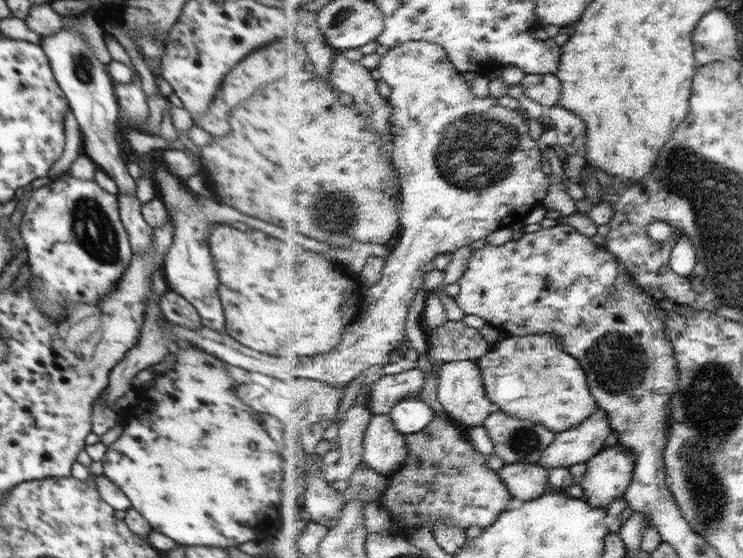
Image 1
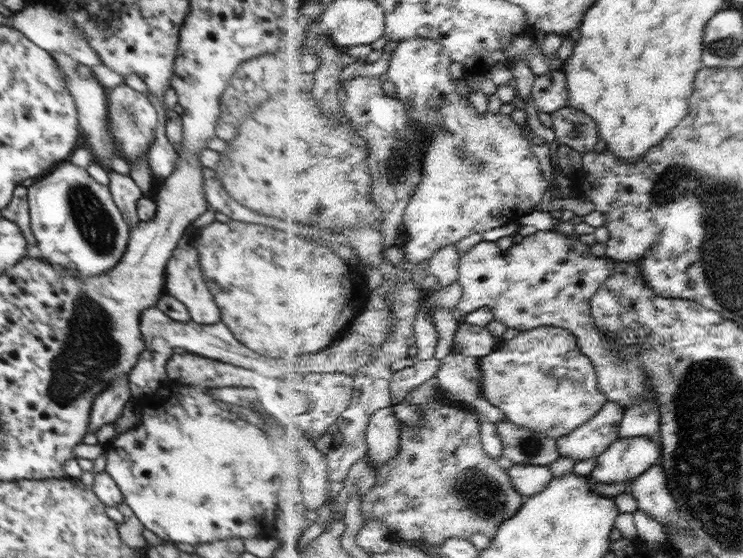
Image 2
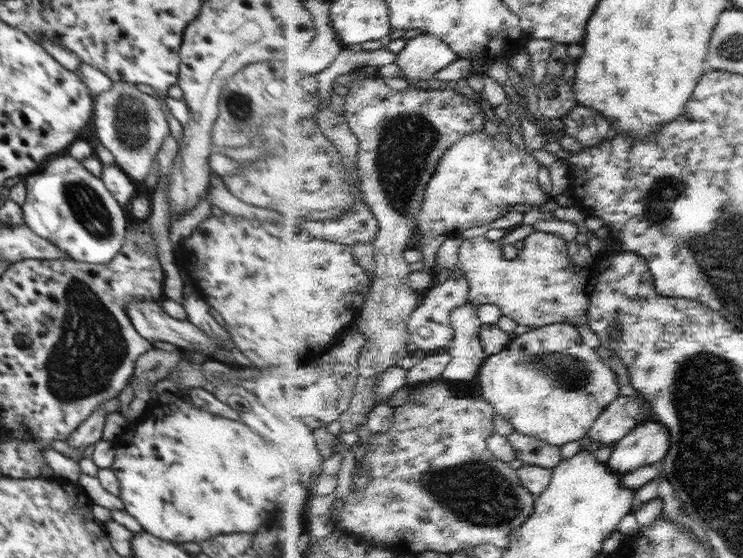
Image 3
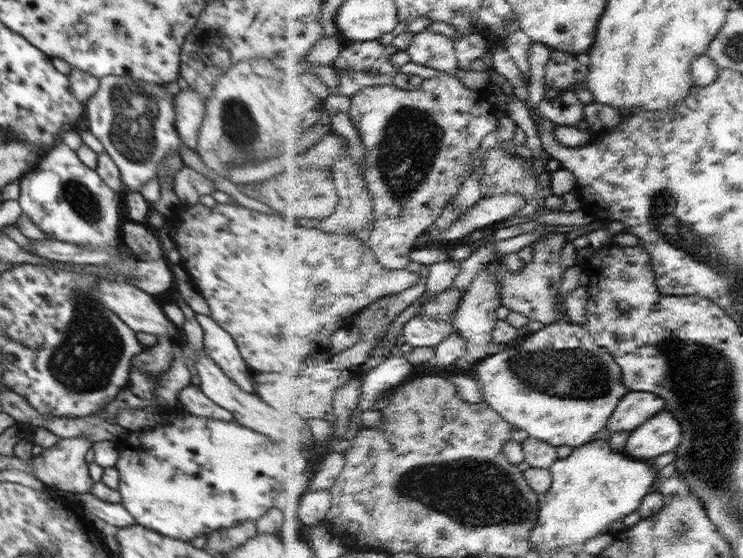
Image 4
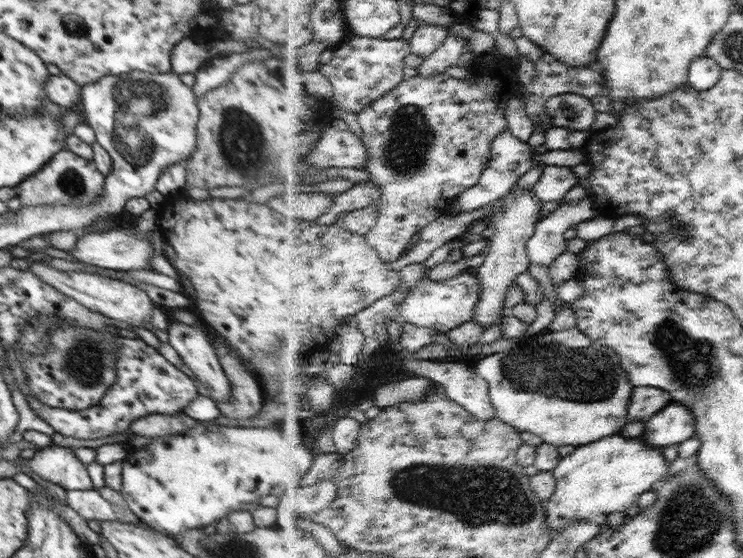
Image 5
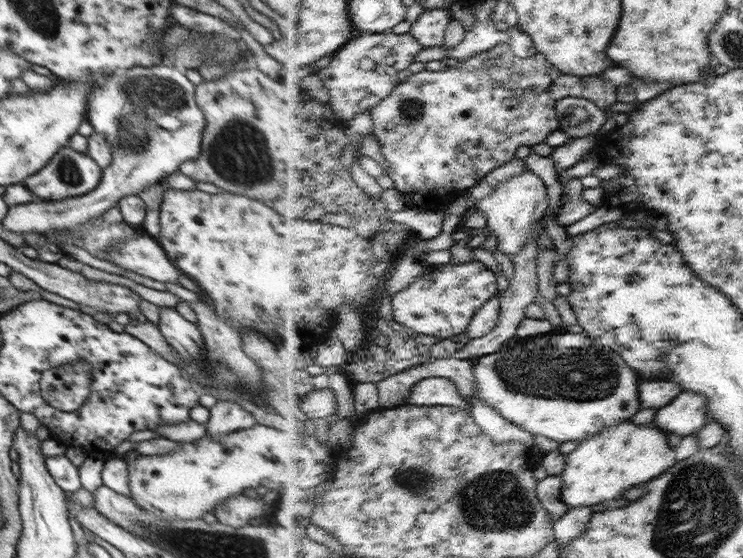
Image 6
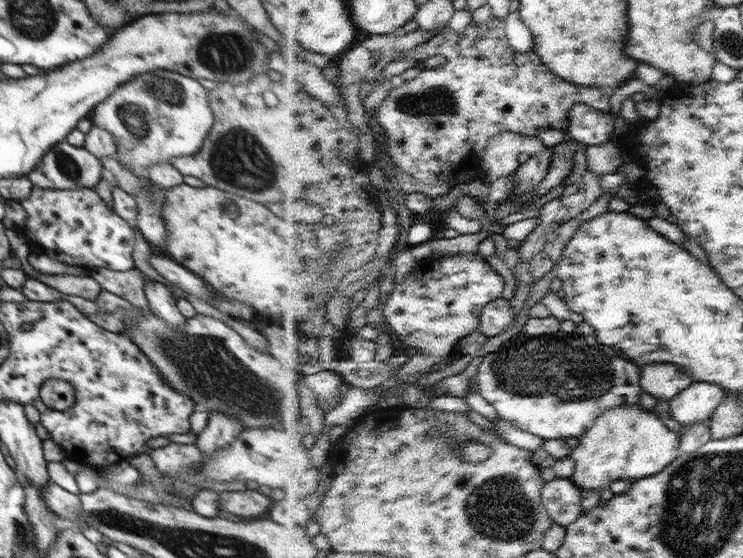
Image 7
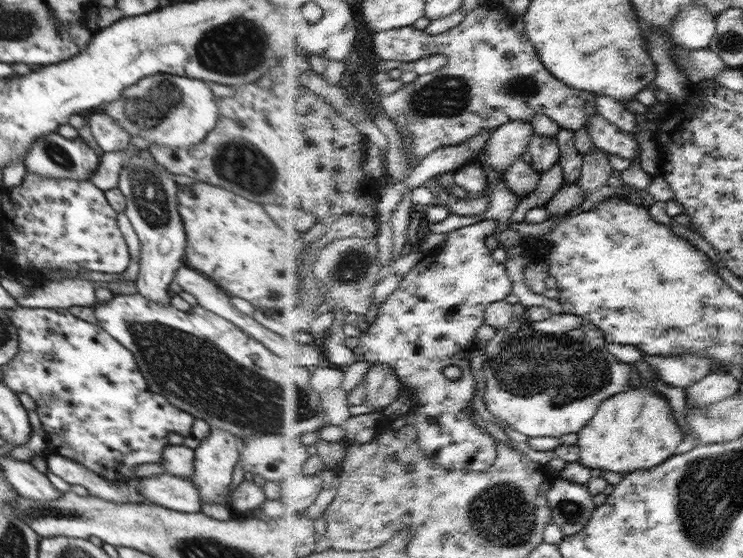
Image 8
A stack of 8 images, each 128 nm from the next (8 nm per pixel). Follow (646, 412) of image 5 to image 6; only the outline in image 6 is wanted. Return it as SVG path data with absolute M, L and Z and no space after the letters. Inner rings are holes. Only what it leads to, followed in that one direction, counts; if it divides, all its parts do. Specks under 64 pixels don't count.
M648 378L642 381L643 408L659 410L675 402L684 392L682 385L671 380Z

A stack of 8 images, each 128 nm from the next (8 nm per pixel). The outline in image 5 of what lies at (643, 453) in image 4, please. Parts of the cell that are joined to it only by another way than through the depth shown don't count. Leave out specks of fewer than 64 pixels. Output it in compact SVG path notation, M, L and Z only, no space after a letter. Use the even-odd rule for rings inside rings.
M673 403L645 423L643 438L650 446L666 448L682 444L697 435L697 416L682 403Z

